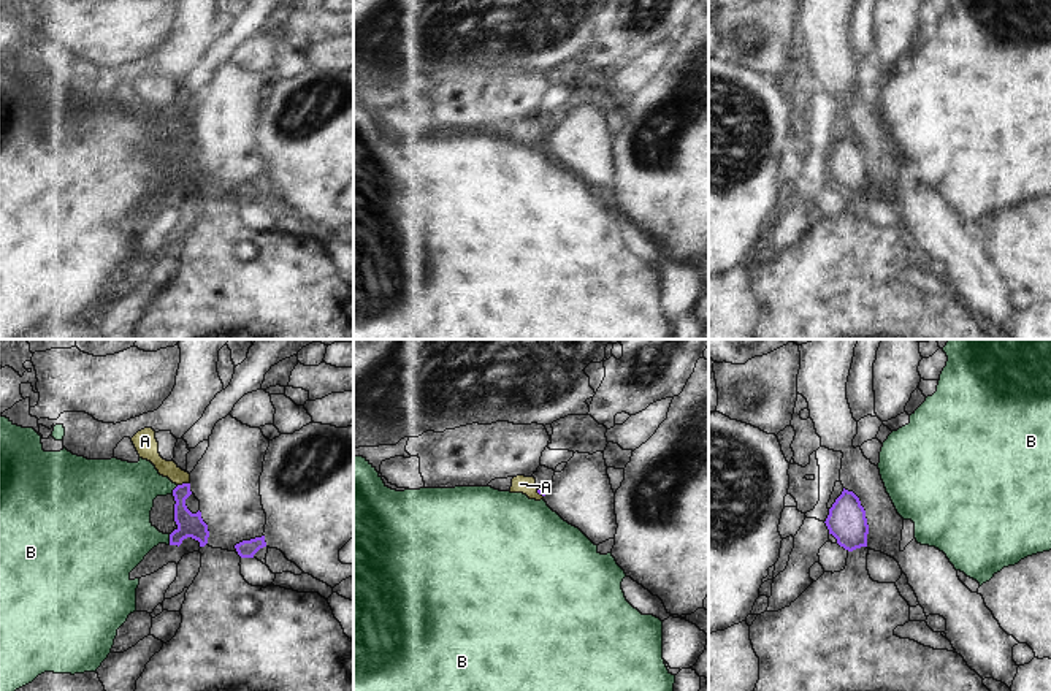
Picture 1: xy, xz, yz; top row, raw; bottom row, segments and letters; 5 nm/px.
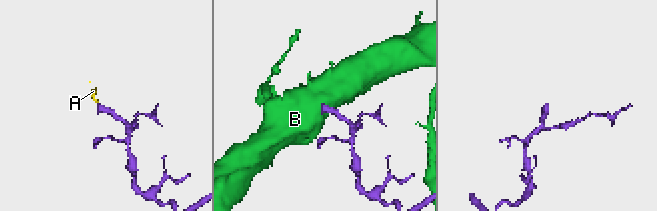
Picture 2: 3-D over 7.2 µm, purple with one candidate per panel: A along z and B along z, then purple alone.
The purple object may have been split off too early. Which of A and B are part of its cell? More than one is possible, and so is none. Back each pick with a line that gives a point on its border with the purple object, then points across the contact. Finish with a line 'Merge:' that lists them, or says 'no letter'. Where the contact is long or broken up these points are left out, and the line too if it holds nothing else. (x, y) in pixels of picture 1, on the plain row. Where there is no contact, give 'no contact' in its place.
A: xy (183, 129) | across xy (189, 170), (181, 157), (183, 129), (148, 94)
Merge: A

